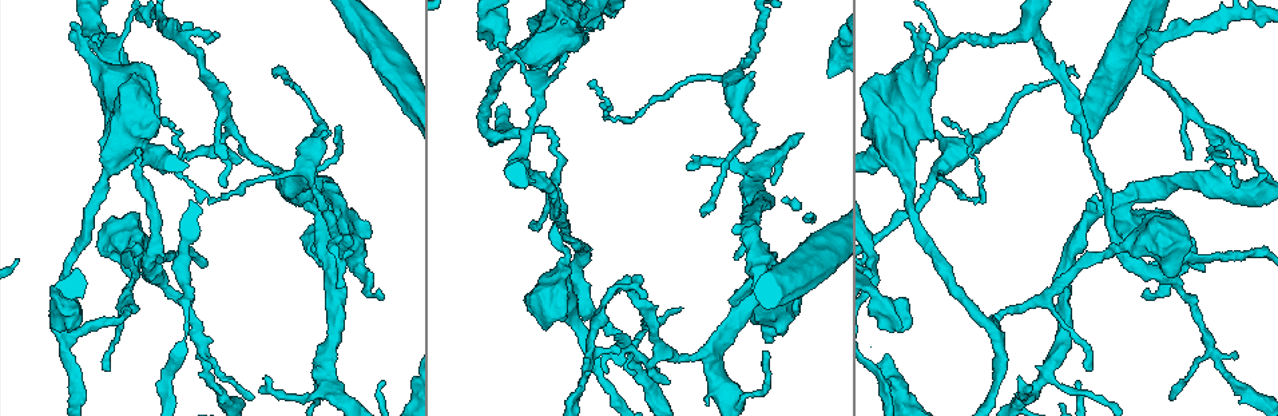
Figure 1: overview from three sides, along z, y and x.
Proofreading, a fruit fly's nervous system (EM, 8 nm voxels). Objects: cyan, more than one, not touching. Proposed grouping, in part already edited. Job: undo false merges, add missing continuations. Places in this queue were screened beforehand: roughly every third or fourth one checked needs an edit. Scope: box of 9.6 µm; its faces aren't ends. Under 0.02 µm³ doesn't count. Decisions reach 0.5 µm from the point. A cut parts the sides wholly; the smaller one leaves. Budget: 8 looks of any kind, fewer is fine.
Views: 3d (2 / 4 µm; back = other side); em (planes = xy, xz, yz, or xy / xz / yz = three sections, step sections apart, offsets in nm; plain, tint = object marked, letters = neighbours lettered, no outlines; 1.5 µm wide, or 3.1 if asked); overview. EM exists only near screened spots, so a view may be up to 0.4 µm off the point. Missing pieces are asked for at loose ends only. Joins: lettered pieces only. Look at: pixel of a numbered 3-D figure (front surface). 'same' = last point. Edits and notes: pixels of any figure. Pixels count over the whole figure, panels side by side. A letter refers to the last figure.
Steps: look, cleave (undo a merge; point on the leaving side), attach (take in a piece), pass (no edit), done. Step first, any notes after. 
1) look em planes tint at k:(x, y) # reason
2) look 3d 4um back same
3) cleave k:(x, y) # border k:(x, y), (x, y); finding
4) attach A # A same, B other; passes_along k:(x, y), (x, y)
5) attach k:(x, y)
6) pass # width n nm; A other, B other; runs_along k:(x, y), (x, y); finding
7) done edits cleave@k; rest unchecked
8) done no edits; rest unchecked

look 3d 4um at 1:(616, 346) # an open end

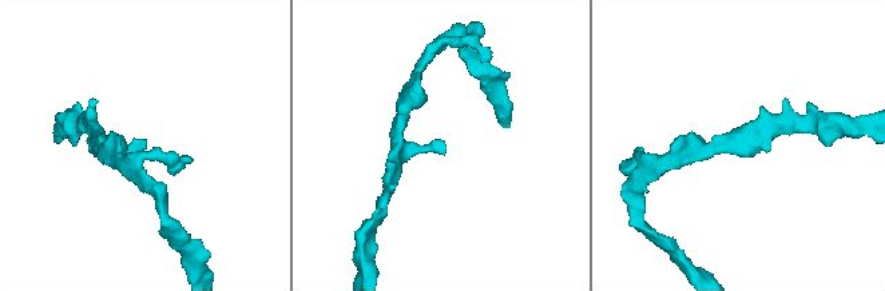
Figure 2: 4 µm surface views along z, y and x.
look em planes letters at 2:(142, 144)

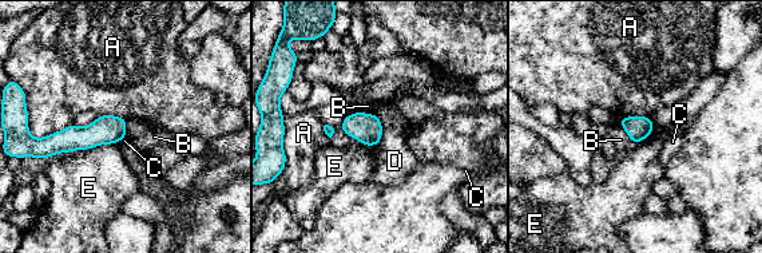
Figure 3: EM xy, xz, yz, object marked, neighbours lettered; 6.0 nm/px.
pass # A other, B other, C other, D other, E other; runs_along 3:(123, 126), (86, 138), (35, 143); none of them fits

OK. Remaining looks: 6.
look em planes plain at 1:(163, 116) # an open end

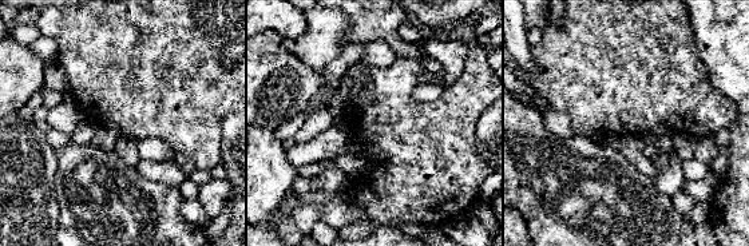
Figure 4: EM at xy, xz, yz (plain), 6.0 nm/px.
look em planes letters same

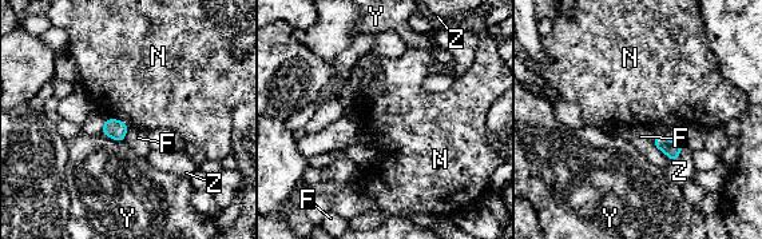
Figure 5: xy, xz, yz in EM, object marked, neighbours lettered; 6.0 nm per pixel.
pass # F other, N other, Y other, Z other; border 5:(106, 118), (123, 120), (129, 126); no lettered piece goes on from it

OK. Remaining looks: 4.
look 3d 2um at 1:(64, 328) # an open end

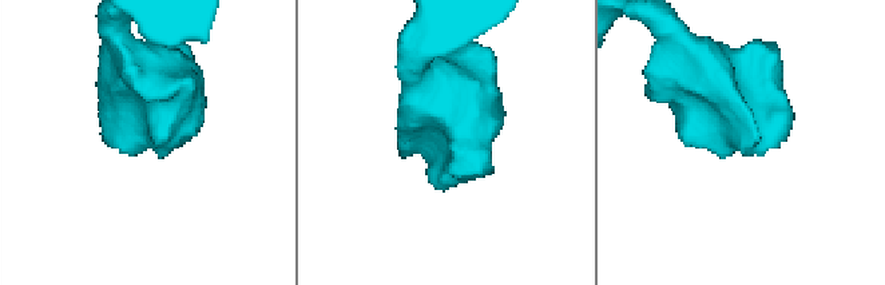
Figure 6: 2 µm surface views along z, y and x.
look em planes plain at 6:(434, 177) # now the EM

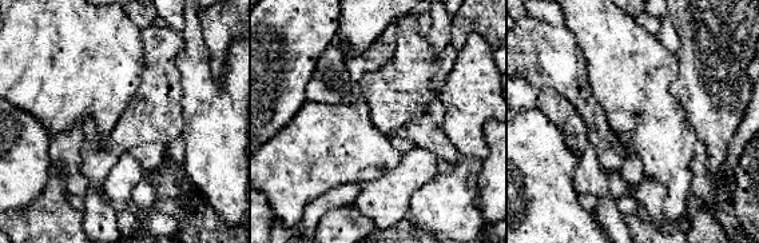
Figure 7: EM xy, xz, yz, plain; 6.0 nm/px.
look em planes letters same

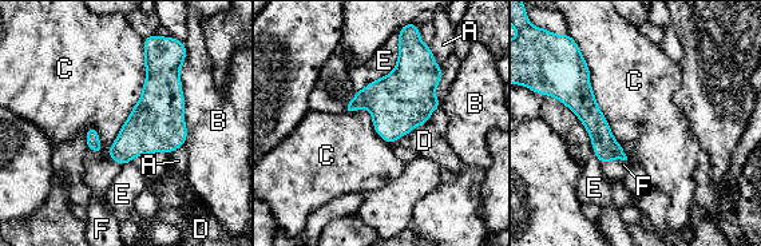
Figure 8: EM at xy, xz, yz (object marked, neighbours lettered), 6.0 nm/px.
attach F # A other, B other, C other, D other, E other, F same; passes_along 8:(605, 146), (614, 158), (615, 170); the cell continues

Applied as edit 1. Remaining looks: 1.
done edits attach@8; rest unchecked

